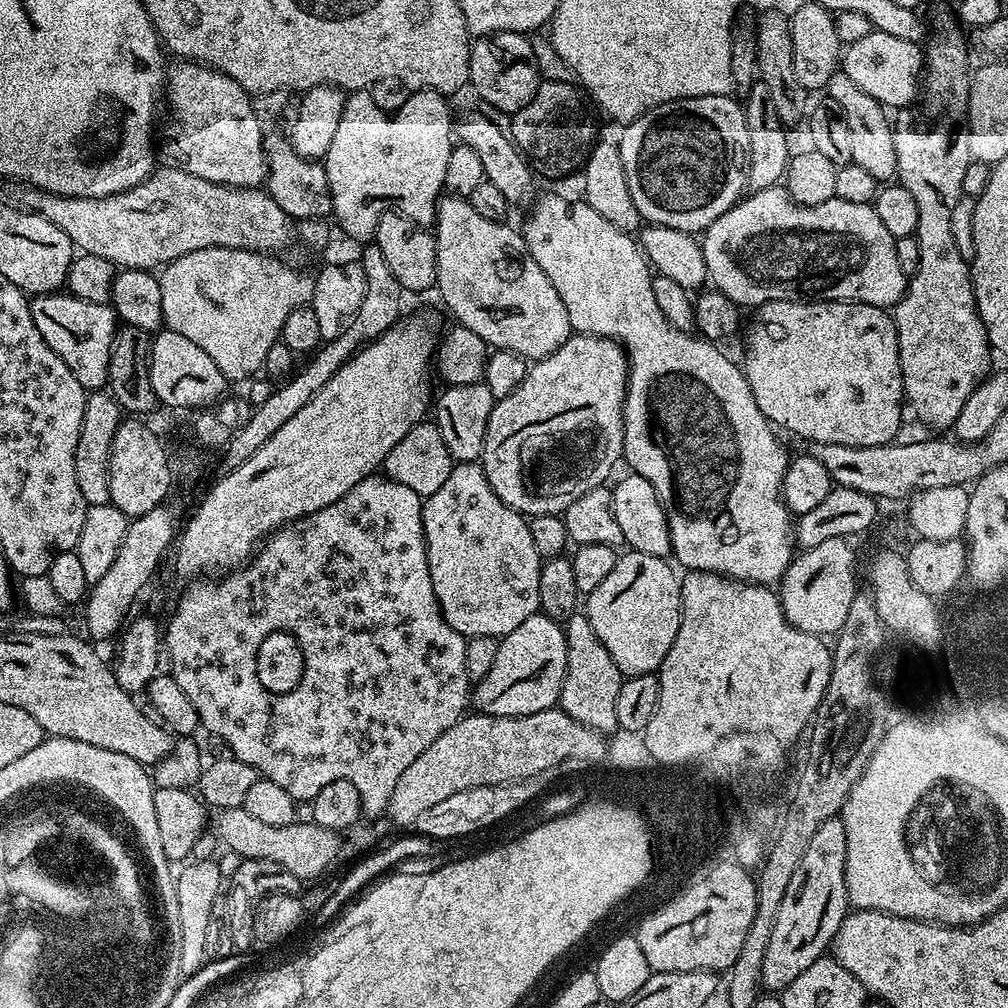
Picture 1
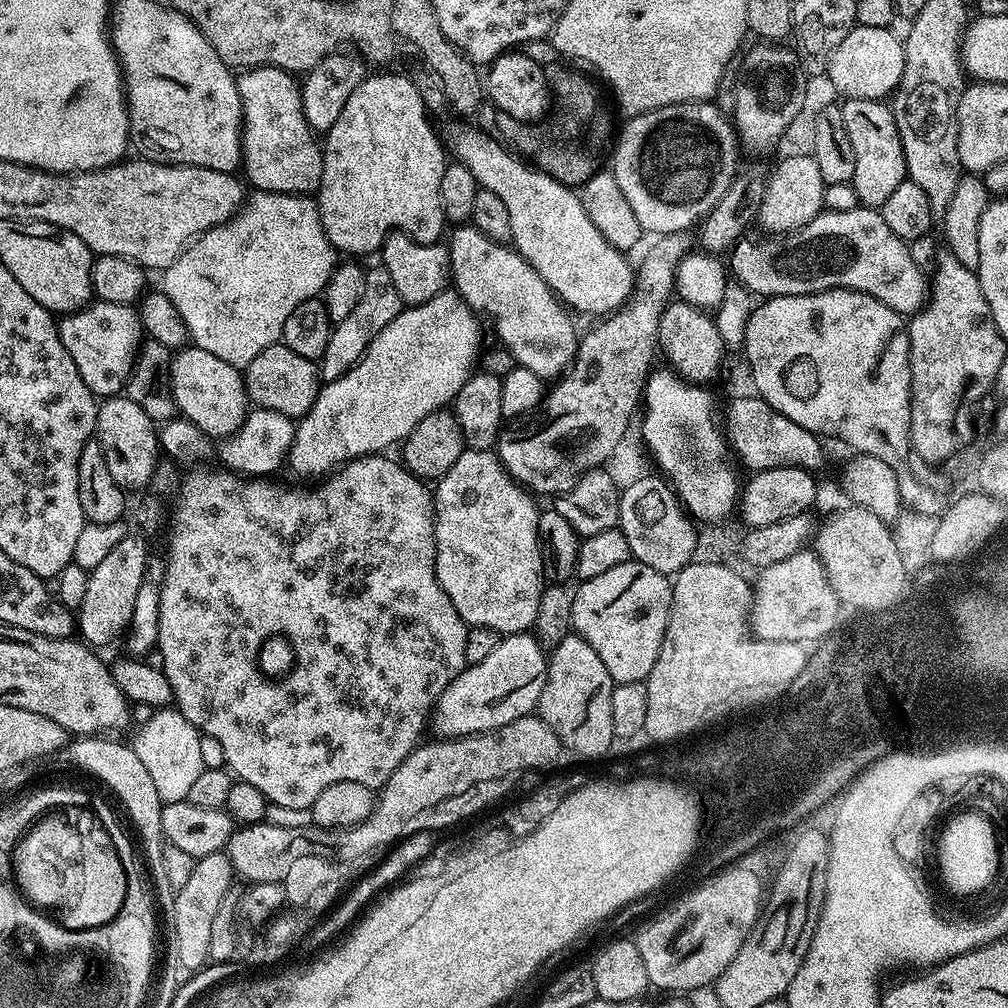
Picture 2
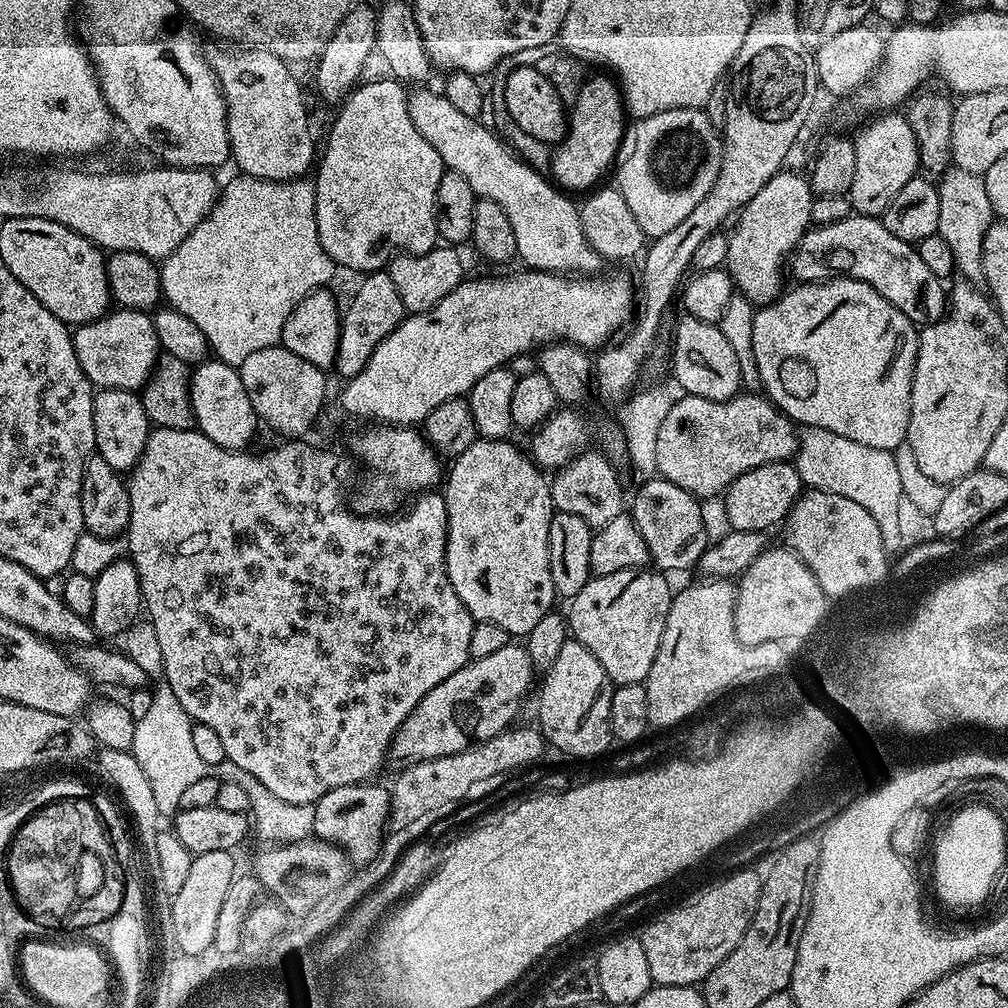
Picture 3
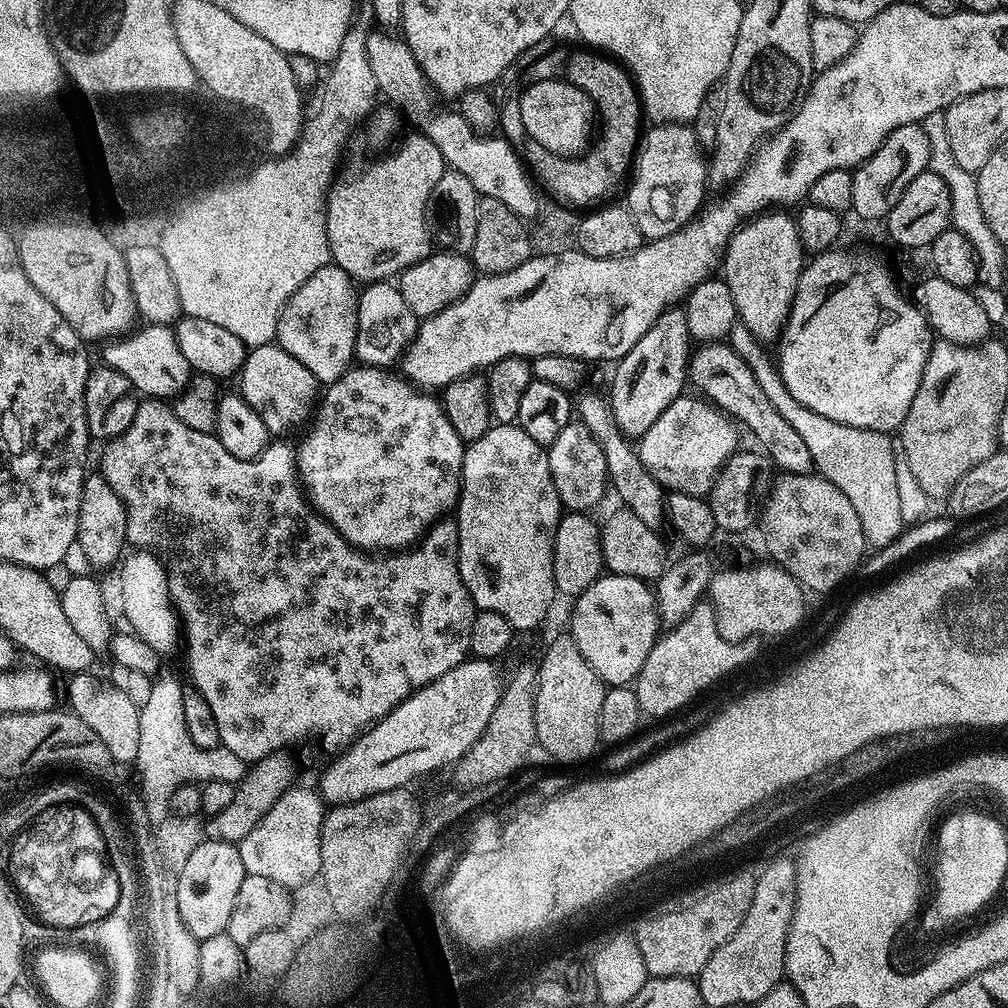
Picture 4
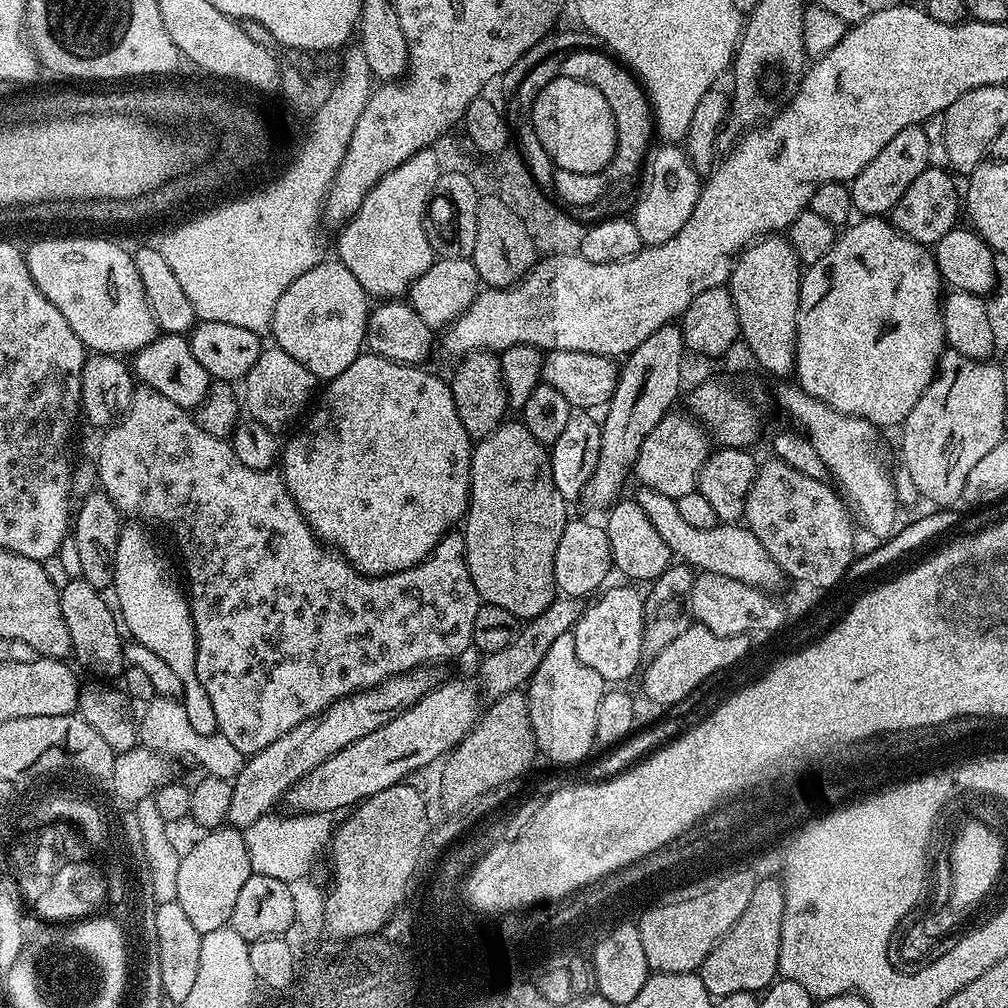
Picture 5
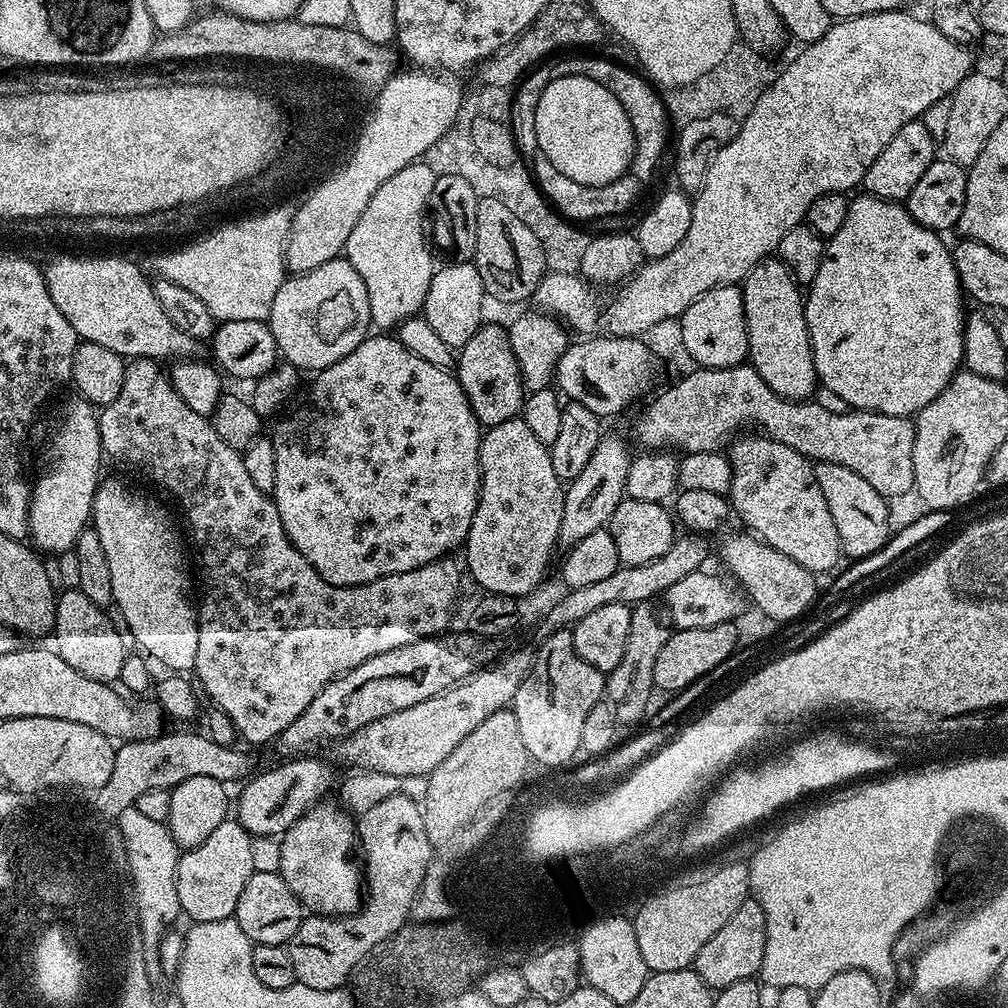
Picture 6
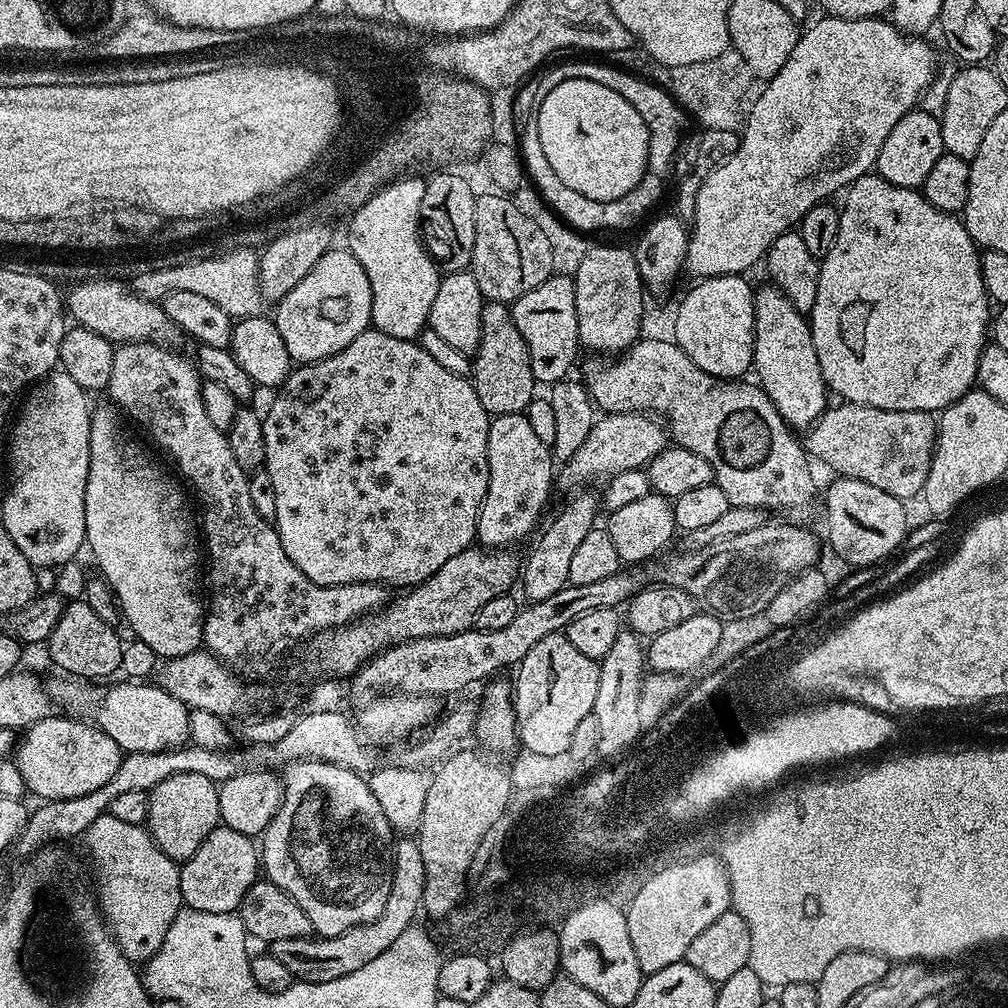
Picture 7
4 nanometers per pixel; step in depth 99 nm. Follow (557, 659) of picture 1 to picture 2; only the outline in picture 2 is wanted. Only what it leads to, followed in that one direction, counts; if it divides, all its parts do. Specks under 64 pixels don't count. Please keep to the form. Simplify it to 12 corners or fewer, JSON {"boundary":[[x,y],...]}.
{"boundary":[[505,635],[465,666],[434,709],[439,735],[533,715],[545,645]]}

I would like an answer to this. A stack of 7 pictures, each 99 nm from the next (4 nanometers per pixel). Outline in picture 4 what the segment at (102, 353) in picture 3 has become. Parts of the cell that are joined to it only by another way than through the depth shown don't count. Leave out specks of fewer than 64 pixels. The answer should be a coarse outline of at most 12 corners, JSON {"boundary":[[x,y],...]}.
{"boundary":[[167,324],[107,341],[103,363],[144,398],[174,398],[193,376]]}

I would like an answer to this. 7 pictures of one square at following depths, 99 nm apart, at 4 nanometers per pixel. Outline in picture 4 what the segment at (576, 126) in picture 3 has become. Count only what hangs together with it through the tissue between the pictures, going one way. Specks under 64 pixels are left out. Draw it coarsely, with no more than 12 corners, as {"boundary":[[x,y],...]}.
{"boundary":[[573,51],[566,79],[598,117],[587,151],[523,159],[545,193],[592,204],[623,185],[642,139],[640,94],[615,59]]}

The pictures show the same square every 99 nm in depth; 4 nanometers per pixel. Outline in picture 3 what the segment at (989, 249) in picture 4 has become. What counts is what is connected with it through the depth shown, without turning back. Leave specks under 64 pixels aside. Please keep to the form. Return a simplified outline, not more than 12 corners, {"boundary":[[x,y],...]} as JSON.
{"boundary":[[983,175],[938,180],[939,235],[967,283],[984,284],[994,222]]}

